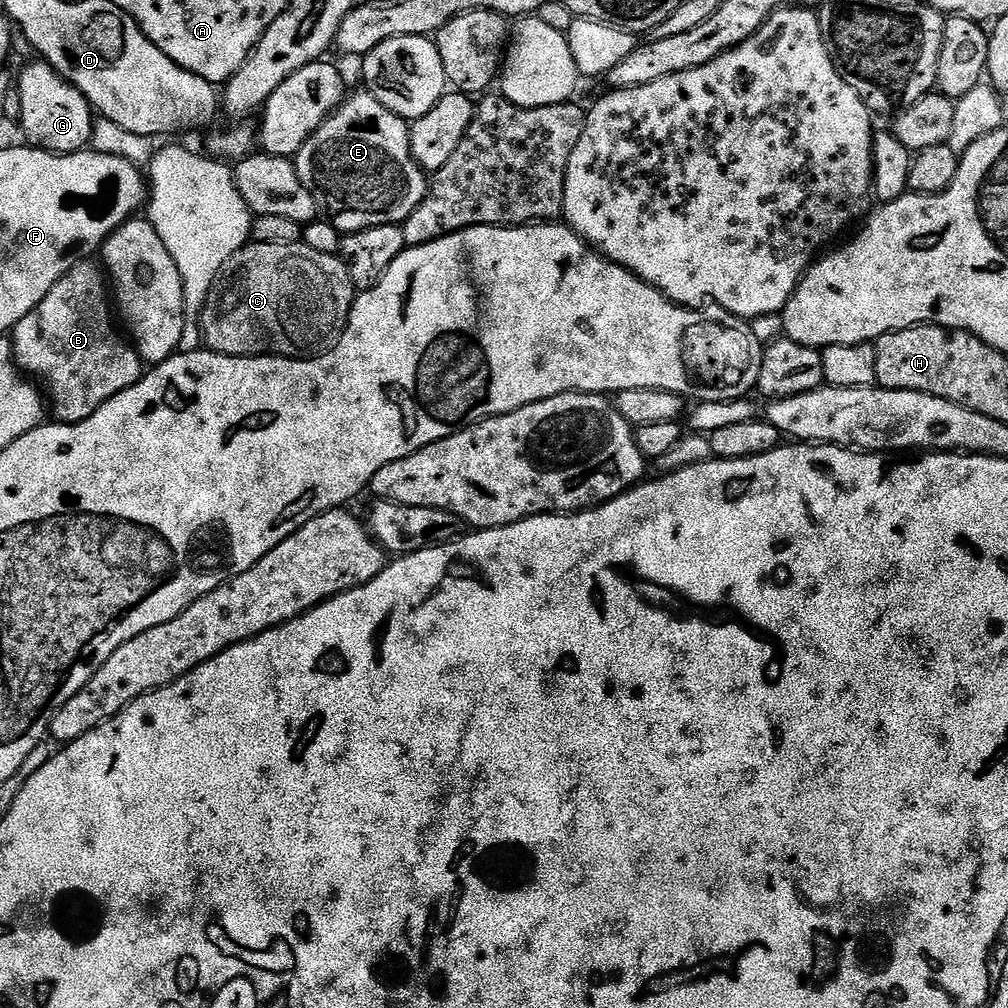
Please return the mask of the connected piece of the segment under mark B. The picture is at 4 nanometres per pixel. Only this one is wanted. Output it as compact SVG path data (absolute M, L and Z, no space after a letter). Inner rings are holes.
M83 260L76 263L48 291L46 298L42 298L42 302L34 306L26 318L18 321L10 333L16 367L39 381L46 393L51 415L53 412L56 415L53 417L61 424L77 424L90 418L90 414L94 414L94 410L101 408L110 398L137 384L146 371L146 365L135 347L123 335L120 337L118 333L112 332L114 312L110 307L110 288L101 267L92 262Z

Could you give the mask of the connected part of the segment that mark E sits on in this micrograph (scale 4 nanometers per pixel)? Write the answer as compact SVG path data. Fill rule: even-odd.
M361 90L347 97L336 111L331 112L310 134L310 138L296 151L294 157L296 173L310 190L310 198L314 198L317 209L326 214L329 224L333 224L341 232L361 232L374 226L403 225L405 220L418 210L422 198L428 192L429 177L412 156L410 150L410 124L394 115L382 102L372 97L371 92Z

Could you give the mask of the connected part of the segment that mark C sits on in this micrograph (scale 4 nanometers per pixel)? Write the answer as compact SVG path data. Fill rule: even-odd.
M249 242L229 258L224 269L220 271L220 277L214 282L214 286L204 303L204 308L200 311L198 321L200 336L208 343L205 344L207 351L217 352L223 356L269 355L287 356L289 360L311 360L314 356L323 356L340 341L346 330L346 322L350 318L352 303L356 301L357 295L358 290L352 284L350 274L339 255L318 254L318 250L310 250L310 246L306 246L303 242L296 242L296 244L255 244L255 242Z

